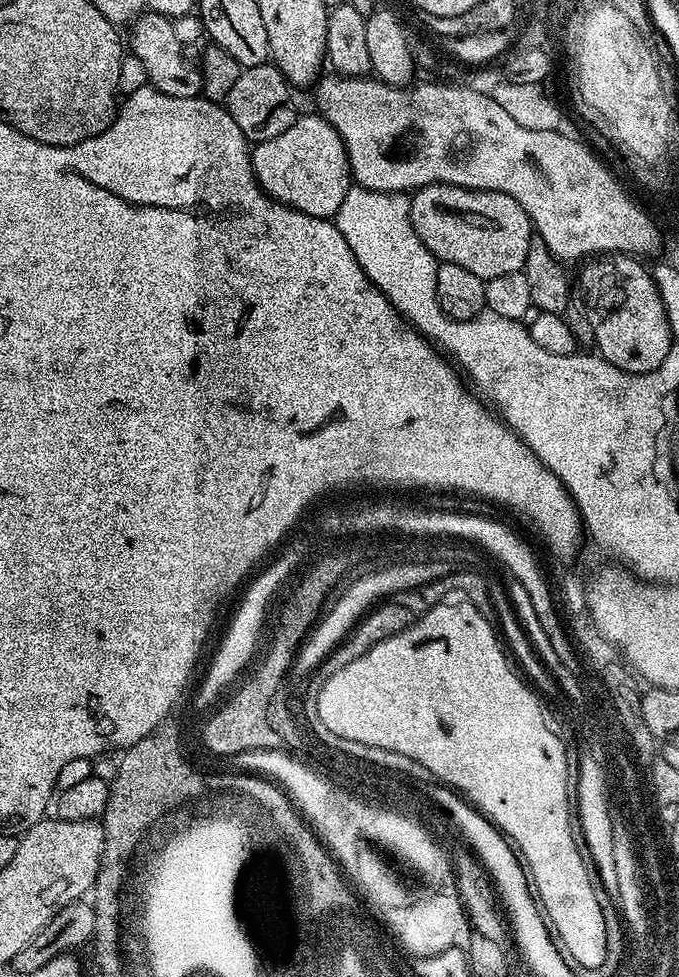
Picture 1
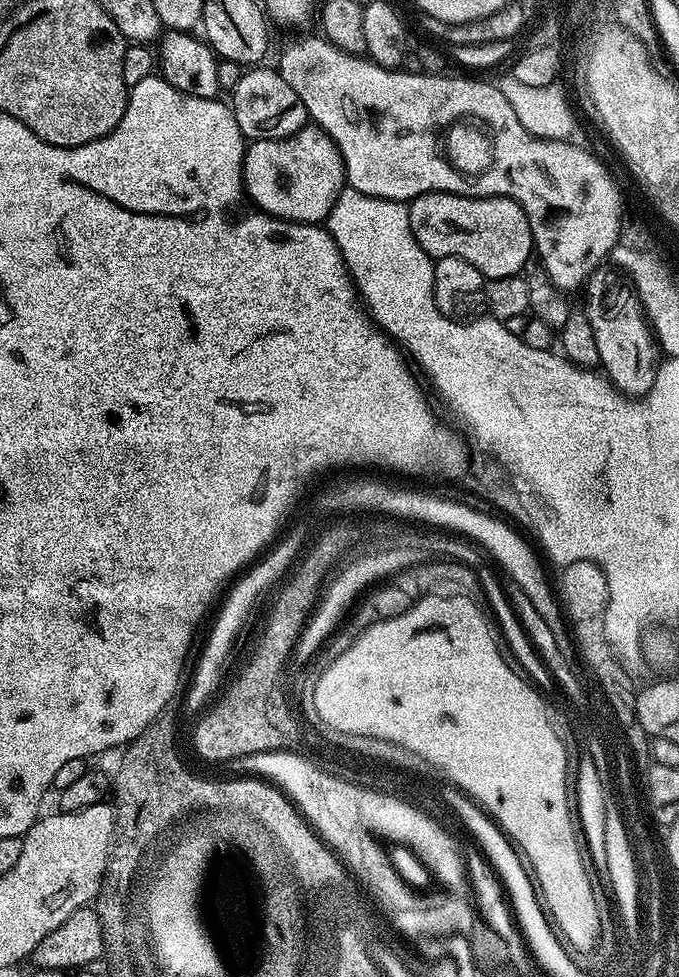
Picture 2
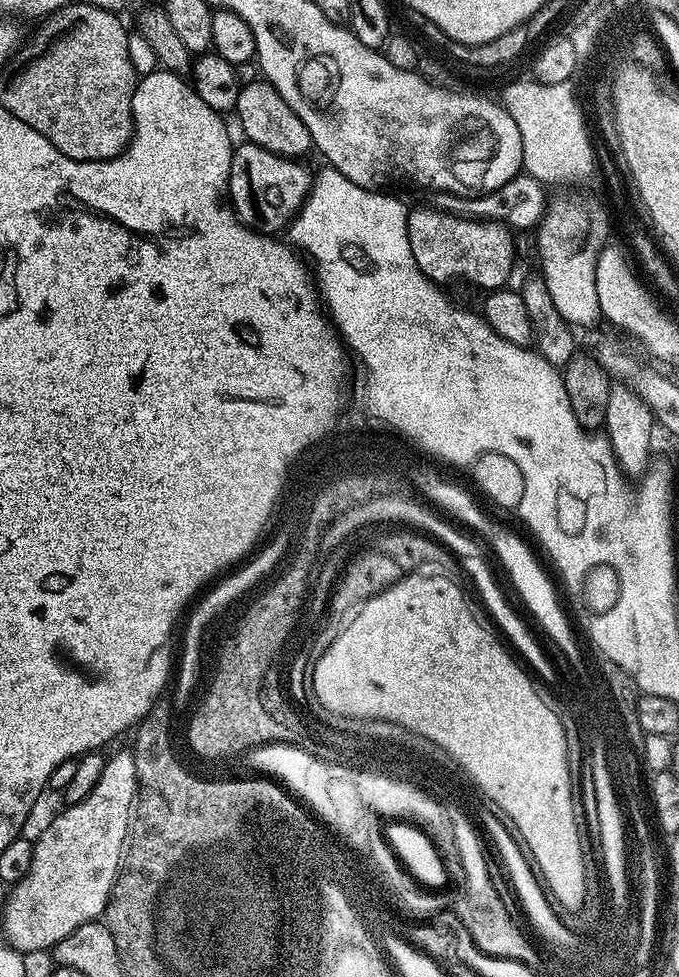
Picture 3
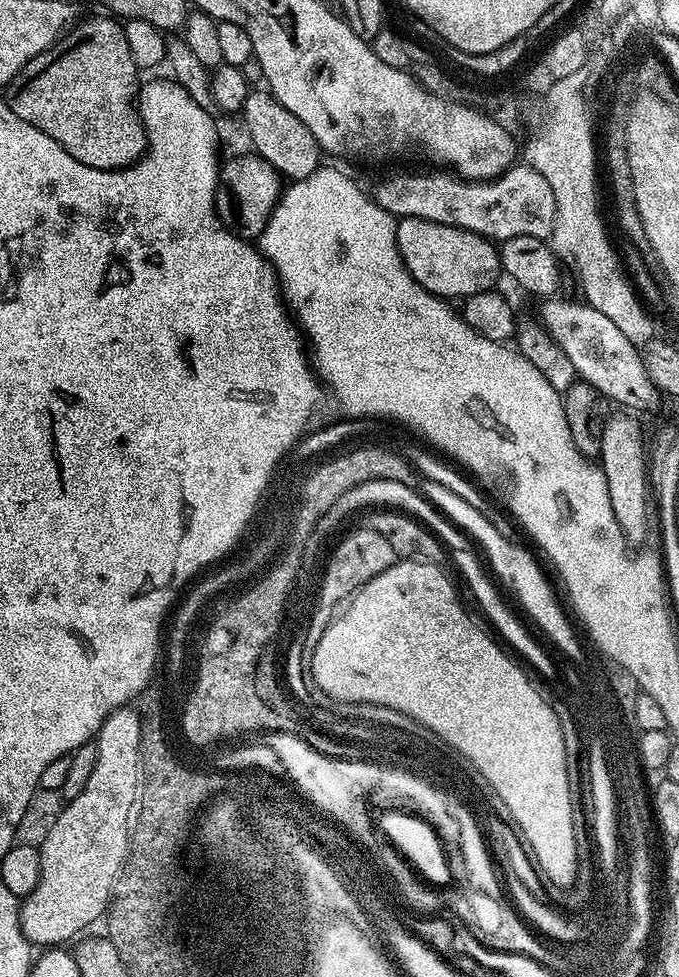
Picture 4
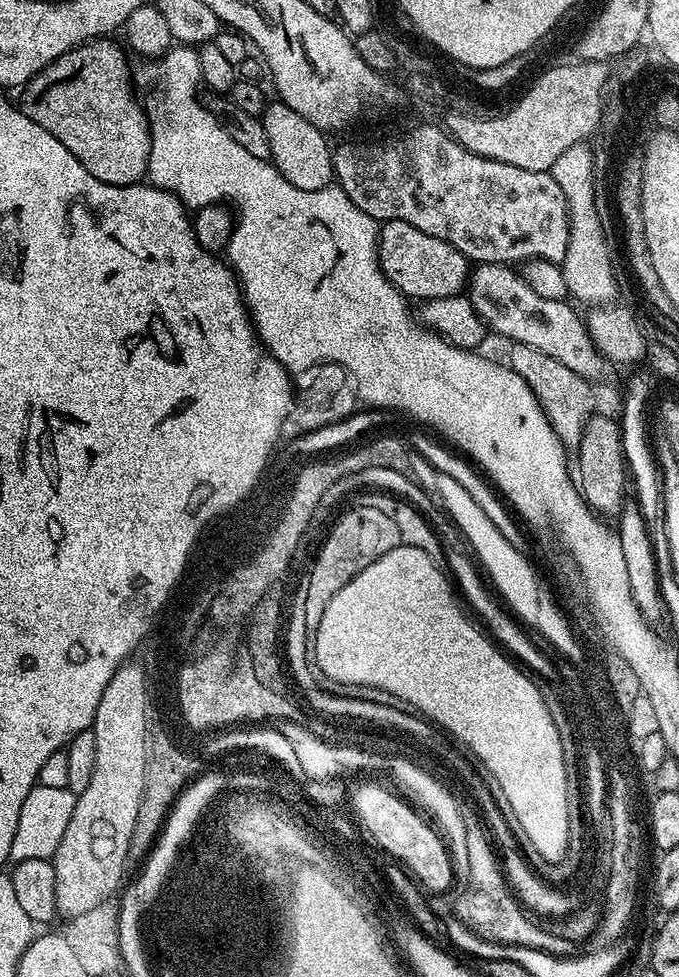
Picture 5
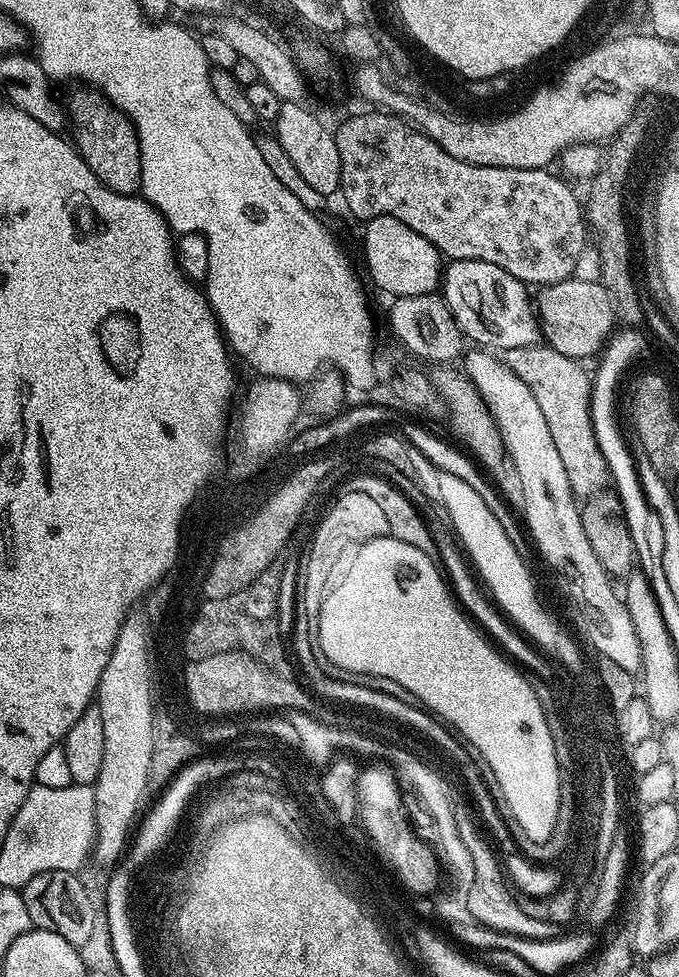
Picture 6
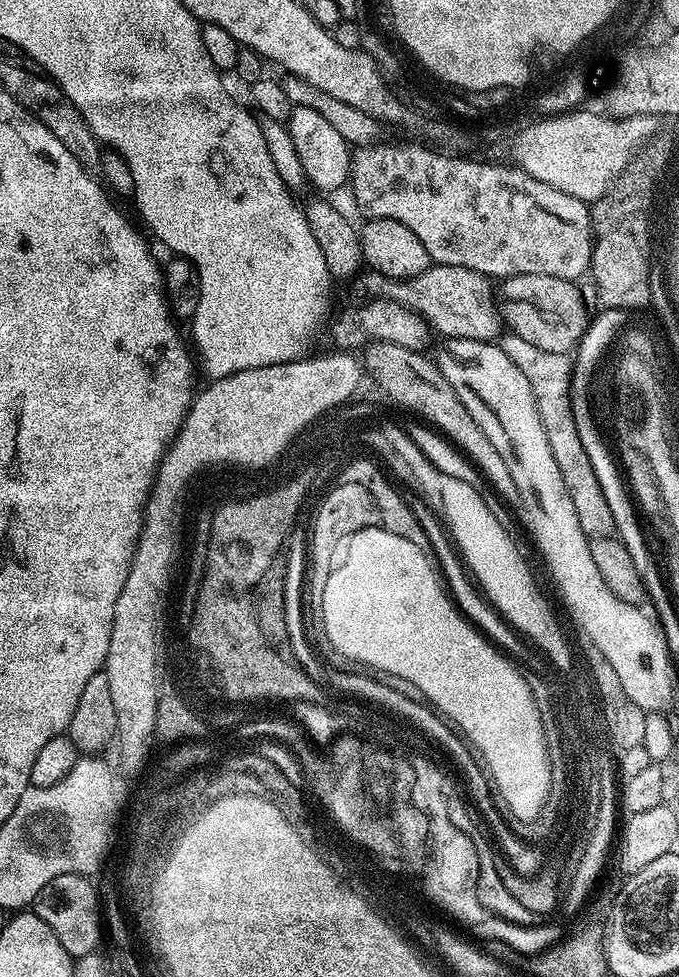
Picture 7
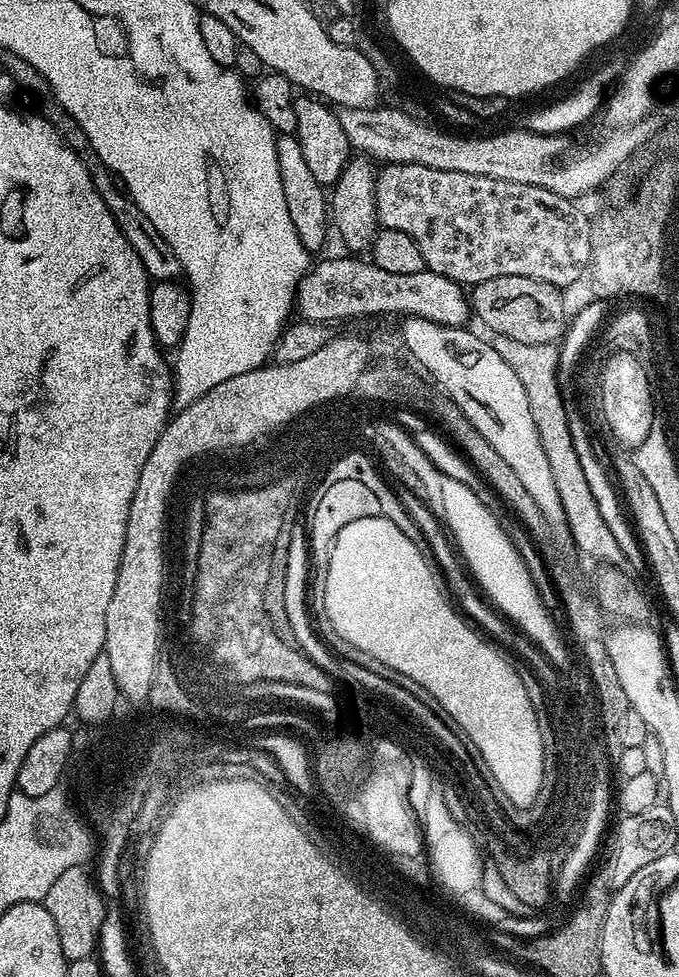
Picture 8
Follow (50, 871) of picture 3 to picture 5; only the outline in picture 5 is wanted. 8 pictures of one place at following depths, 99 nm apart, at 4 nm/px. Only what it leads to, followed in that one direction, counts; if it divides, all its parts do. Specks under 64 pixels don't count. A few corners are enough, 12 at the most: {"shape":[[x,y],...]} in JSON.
{"shape":[[121,664],[54,855],[68,918],[115,897],[146,774],[149,680]]}

